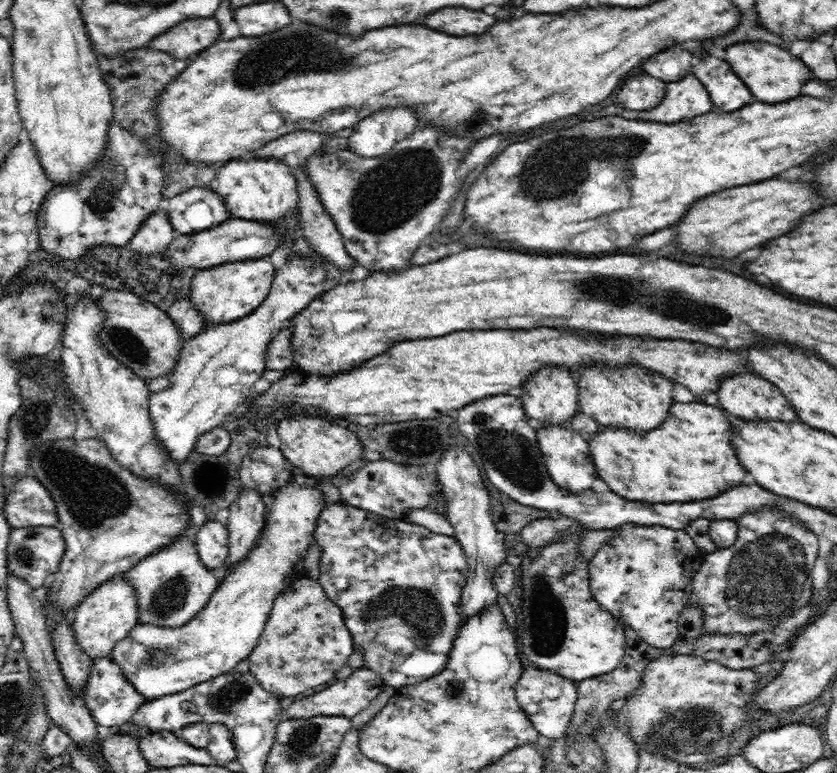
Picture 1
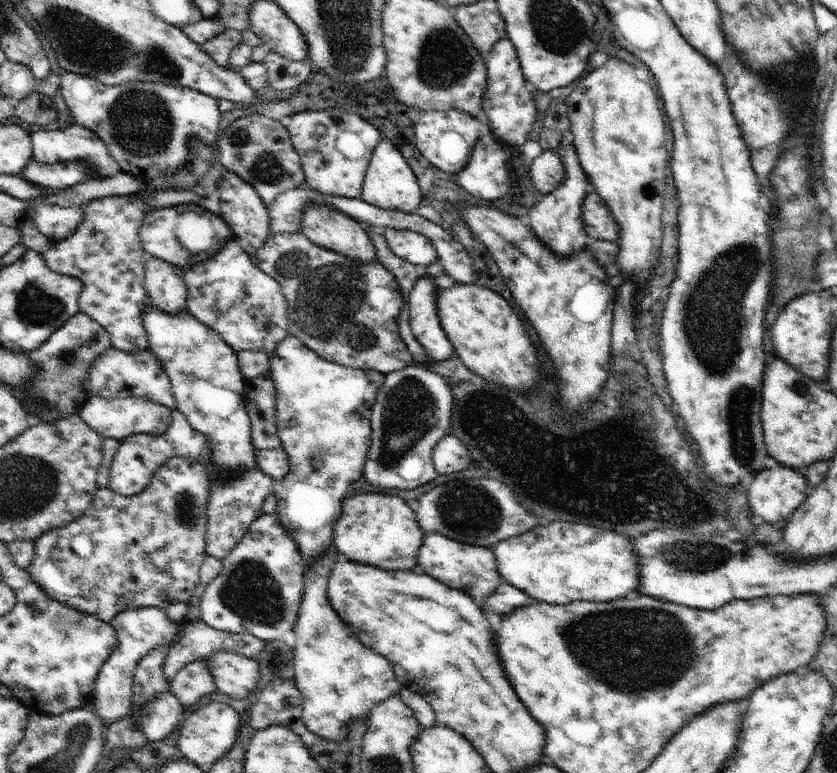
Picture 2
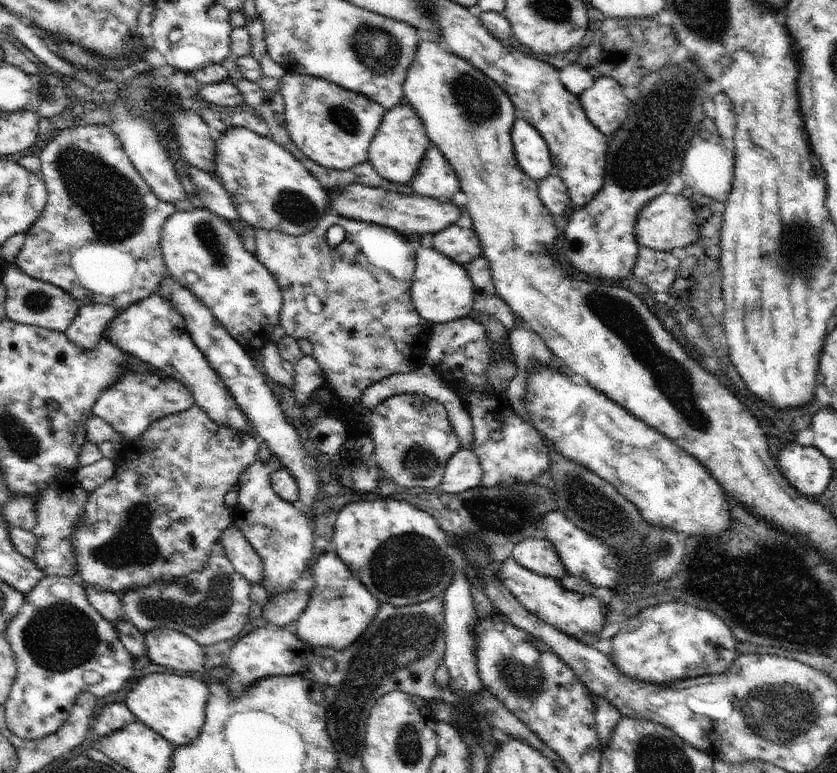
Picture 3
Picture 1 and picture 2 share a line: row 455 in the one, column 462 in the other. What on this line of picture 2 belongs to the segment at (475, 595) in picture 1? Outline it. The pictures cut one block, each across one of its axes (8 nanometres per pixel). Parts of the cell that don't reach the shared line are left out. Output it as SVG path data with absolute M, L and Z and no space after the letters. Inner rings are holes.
M446 435L432 452L434 468L438 475L454 474L458 470L466 470L470 466L470 454L466 446L454 435Z

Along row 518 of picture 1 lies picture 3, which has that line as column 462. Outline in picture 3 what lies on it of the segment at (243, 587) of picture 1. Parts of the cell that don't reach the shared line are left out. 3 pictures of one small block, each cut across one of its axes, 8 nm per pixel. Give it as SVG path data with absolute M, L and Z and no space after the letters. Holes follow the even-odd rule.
M426 244L419 247L415 258L411 299L418 314L429 323L447 323L471 316L476 289L463 265Z

